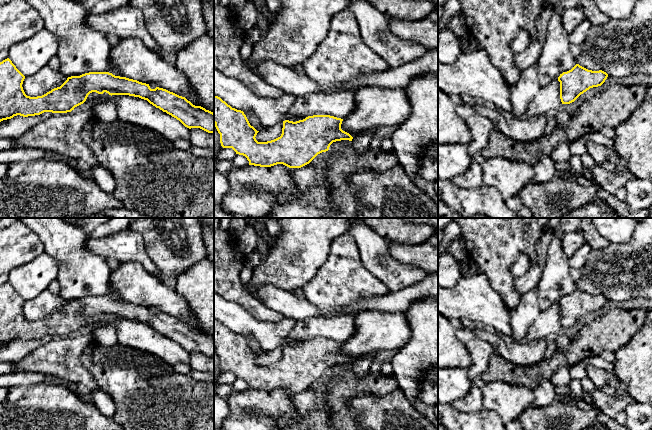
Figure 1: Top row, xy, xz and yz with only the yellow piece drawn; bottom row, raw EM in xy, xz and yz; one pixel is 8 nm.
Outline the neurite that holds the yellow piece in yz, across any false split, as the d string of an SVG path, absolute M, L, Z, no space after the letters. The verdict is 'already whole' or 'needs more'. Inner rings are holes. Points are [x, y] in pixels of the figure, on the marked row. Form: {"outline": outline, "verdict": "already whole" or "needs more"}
{"outline": "M576 64L558 77L562 104L570 104L590 88L601 86L607 77L602 70L592 71Z", "verdict": "already whole"}

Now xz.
{"outline": "M214 95L214 124L220 134L223 148L232 148L236 154L243 155L249 165L271 167L283 164L289 168L301 168L309 164L318 154L329 150L333 142L352 141L353 137L341 129L343 119L330 115L313 115L296 122L283 121L280 137L267 141L256 140L257 131L250 125L243 111L232 108L220 97Z", "verdict": "already whole"}

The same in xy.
{"outline": "M7 58L0 62L0 122L20 115L23 117L40 115L44 112L67 113L83 104L92 92L109 95L129 95L147 100L150 104L179 120L185 127L200 128L214 134L214 113L201 106L195 106L185 97L179 96L166 89L156 87L151 89L149 84L126 77L115 76L109 72L89 72L80 76L71 76L57 88L42 96L30 97L23 90L25 76Z", "verdict": "already whole"}

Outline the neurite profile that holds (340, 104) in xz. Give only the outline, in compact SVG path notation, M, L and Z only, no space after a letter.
M339 91L332 94L319 92L297 97L289 110L287 120L296 122L313 115L330 115L343 119L354 108L354 91Z

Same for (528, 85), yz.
M532 65L521 72L521 77L511 90L510 100L513 117L519 118L526 113L533 97L540 90L539 72Z

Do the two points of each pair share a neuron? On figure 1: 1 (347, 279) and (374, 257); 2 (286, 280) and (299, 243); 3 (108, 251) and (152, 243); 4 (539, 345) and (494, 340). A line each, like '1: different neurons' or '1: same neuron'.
1: different neurons
2: same neuron
3: different neurons
4: same neuron

